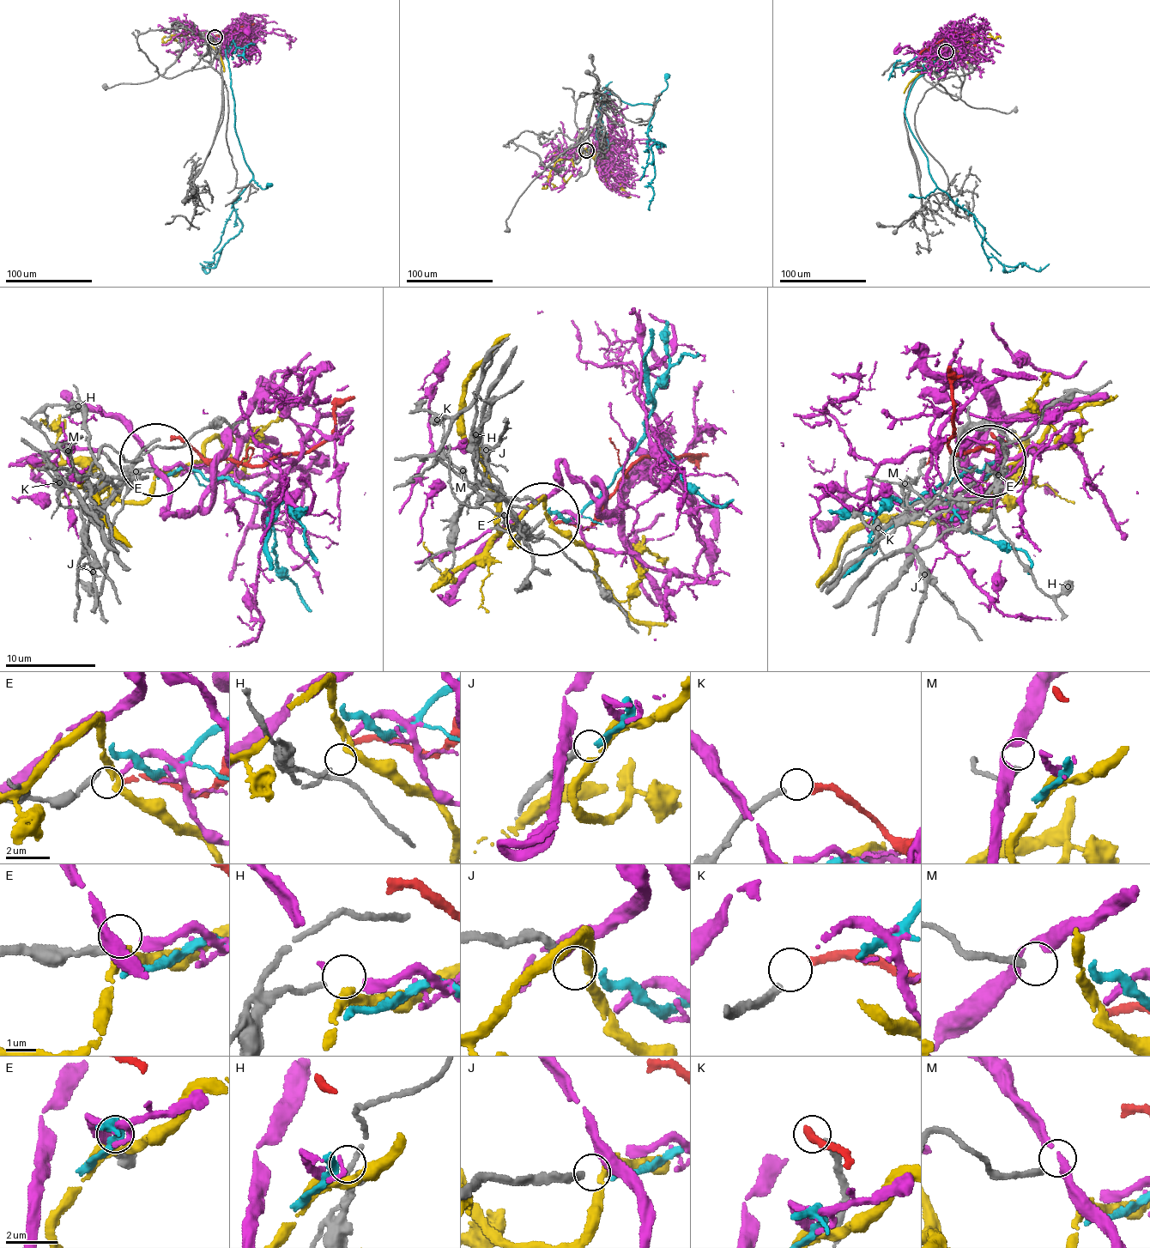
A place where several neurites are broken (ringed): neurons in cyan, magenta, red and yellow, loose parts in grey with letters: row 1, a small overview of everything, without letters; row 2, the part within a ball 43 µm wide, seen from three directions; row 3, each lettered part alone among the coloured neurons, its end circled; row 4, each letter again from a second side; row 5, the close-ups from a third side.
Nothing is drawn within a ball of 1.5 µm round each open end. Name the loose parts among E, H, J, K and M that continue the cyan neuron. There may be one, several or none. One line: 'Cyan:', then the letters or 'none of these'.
Cyan: none of these

